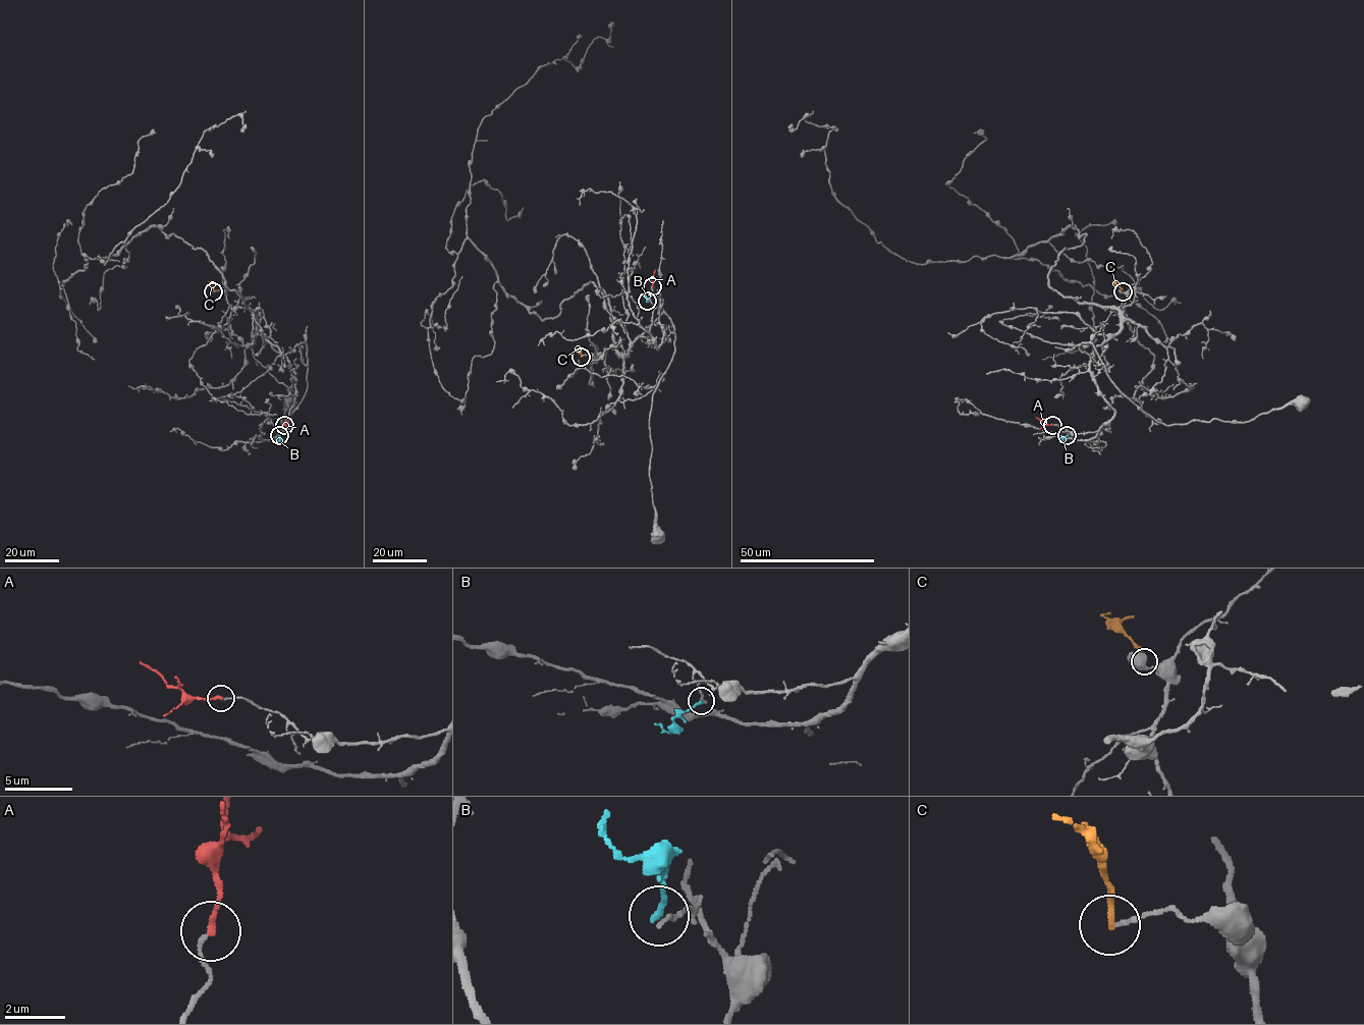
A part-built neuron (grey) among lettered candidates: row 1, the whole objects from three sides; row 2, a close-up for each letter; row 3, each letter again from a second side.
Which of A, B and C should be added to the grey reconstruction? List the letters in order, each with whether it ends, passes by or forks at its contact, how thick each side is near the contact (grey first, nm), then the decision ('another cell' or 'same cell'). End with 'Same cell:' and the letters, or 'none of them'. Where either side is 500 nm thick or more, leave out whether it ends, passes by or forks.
A: it ends there; 120 nm thick on the grey side, 220 nm on the other; same cell
B: it ends there; 140 nm thick on the grey side, 220 nm on the other; another cell
C: it ends there; 130 nm thick on the grey side, 200 nm on the other; another cell
Same cell: A

